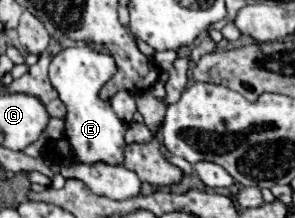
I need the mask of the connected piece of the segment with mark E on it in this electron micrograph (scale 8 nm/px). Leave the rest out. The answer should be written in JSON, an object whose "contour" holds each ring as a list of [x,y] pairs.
{"contour":[[[90,46],[82,48],[66,48],[56,54],[50,64],[50,82],[58,90],[60,100],[66,104],[66,140],[74,150],[76,158],[84,158],[88,162],[102,164],[124,164],[124,132],[126,124],[114,114],[110,102],[98,98],[100,88],[106,80],[116,72],[114,58],[108,54],[100,54]]]}

